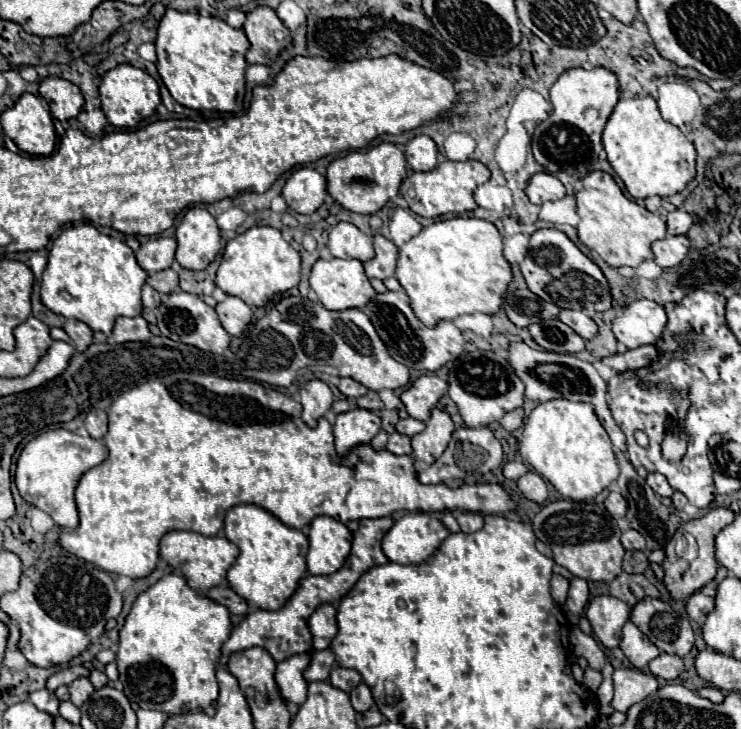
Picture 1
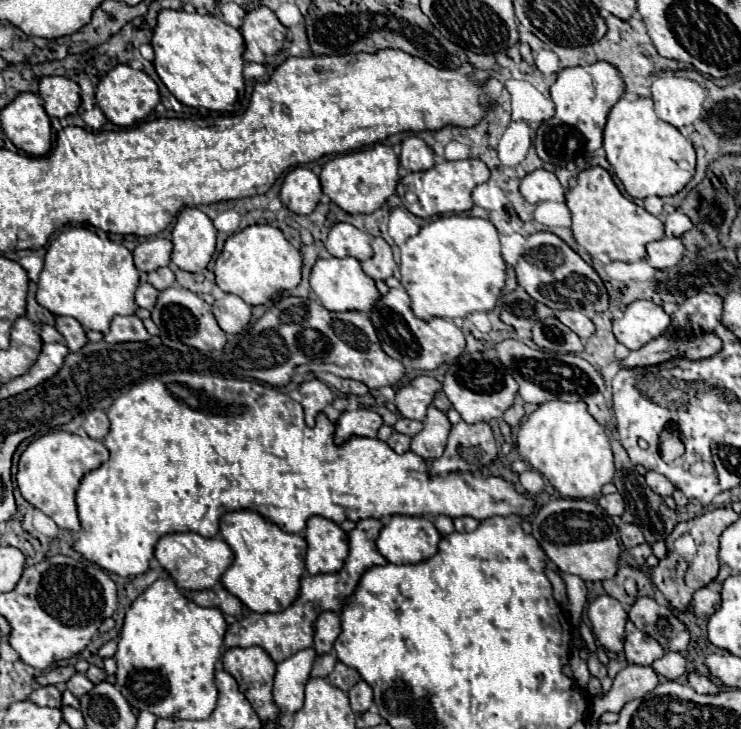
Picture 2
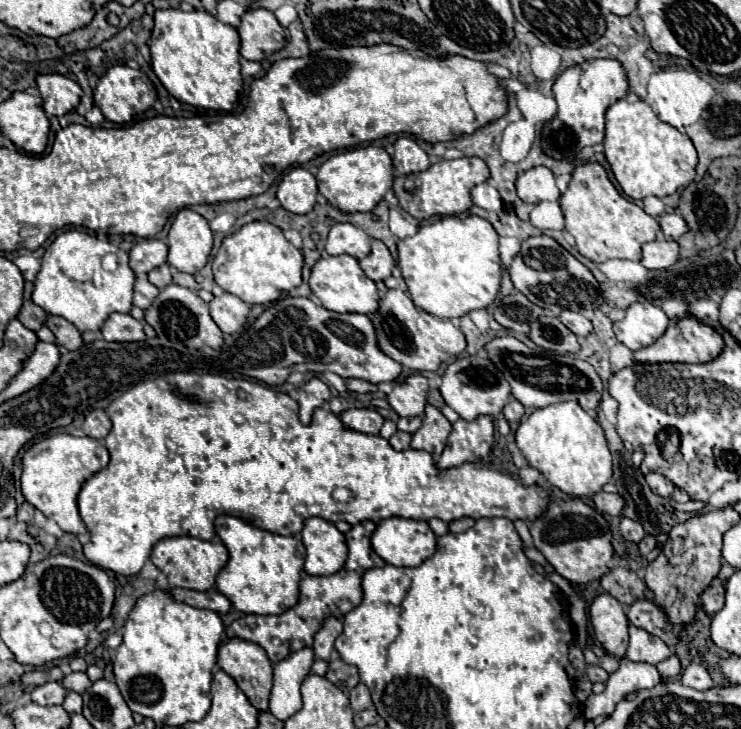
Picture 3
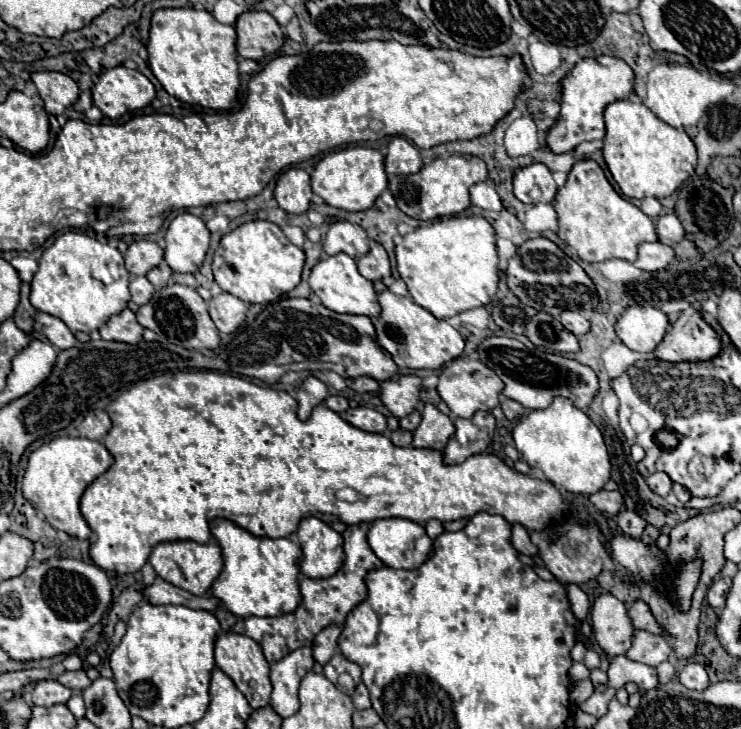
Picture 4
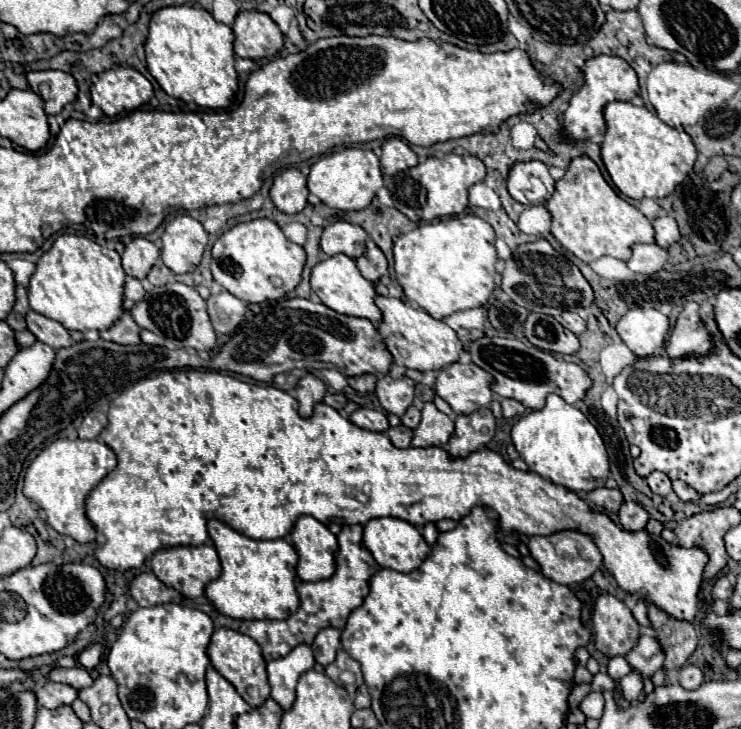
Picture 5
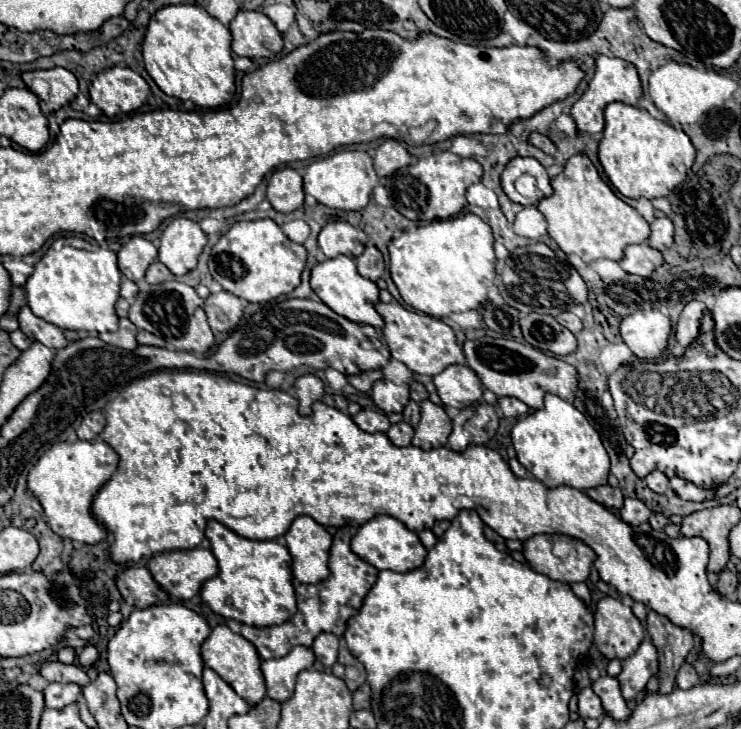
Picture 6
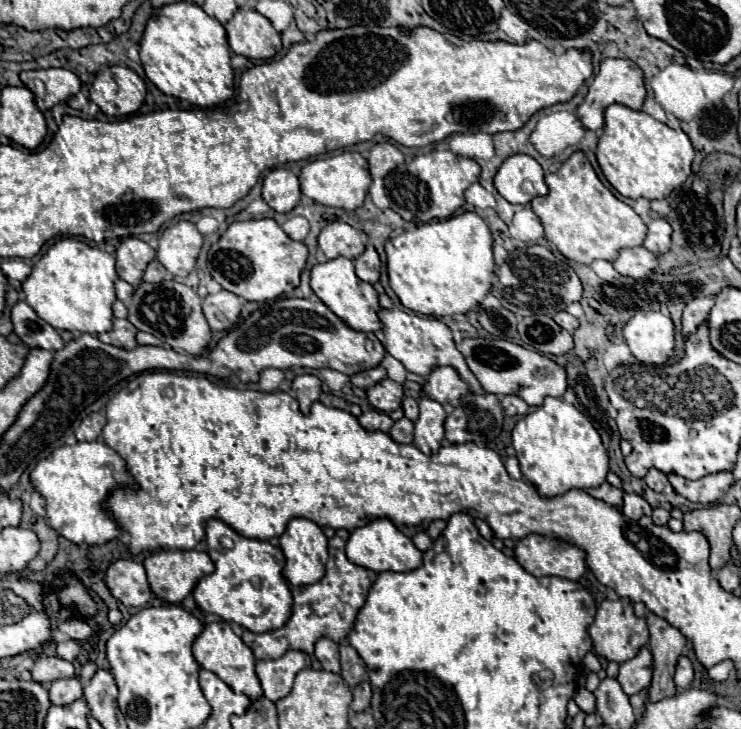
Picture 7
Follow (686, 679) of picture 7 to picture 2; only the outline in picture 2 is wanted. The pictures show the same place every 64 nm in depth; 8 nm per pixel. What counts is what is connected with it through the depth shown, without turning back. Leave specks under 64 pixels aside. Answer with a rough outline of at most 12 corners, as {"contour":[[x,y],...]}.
{"contour":[[700,672],[688,674],[698,694],[716,694],[720,688]]}

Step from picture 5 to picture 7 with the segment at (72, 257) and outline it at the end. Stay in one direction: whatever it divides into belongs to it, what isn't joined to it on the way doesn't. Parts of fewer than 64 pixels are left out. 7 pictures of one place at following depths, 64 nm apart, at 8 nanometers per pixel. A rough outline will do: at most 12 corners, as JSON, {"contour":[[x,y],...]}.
{"contour":[[66,238],[22,282],[56,330],[112,328],[114,256]]}

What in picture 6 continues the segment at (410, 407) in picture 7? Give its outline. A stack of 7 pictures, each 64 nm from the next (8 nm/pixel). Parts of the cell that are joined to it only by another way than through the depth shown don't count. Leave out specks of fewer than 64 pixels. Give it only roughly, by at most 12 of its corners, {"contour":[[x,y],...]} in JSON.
{"contour":[[414,400],[404,408],[404,420],[412,426],[420,420],[420,408]]}

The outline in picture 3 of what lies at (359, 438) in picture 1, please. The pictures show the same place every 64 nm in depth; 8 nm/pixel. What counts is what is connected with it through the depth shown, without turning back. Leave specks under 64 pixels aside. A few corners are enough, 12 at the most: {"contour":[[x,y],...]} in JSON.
{"contour":[[350,408],[340,414],[346,428],[378,434],[384,418],[372,408]]}

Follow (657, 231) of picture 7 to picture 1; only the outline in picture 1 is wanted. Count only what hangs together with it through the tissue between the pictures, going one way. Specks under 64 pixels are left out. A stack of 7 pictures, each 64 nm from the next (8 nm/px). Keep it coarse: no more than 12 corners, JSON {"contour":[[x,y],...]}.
{"contour":[[684,208],[666,216],[668,234],[686,234],[692,216]]}

